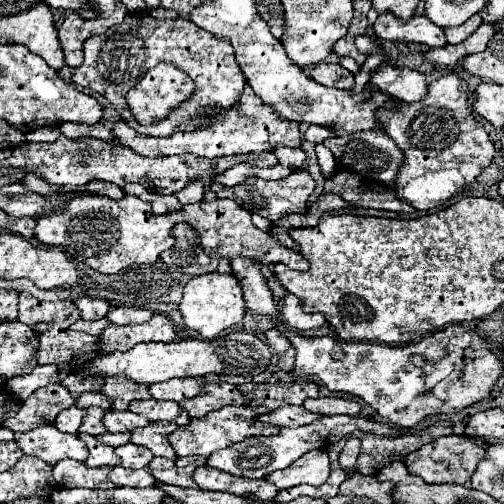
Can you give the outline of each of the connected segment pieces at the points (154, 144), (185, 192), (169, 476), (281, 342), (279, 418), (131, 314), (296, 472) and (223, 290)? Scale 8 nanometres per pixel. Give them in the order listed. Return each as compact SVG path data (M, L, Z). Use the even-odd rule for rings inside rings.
M251 86L243 88L235 106L231 106L229 110L227 108L219 110L215 114L213 114L213 118L209 118L209 114L207 114L207 120L203 120L203 128L177 130L165 138L153 138L153 136L137 134L125 120L115 120L111 130L123 146L129 146L137 154L143 154L143 156L195 154L195 156L205 156L205 158L221 158L221 156L233 156L233 154L273 152L277 146L289 146L289 148L301 146L299 124L279 118L279 114L269 104L263 104L259 100L259 96L253 92ZM239 108L241 108L241 112L239 112Z
M193 182L187 184L183 190L173 194L181 204L189 204L189 202L201 202L203 200L203 184L201 182Z
M185 466L185 468L171 468L171 470L153 470L155 480L161 480L165 484L173 484L173 486L197 486L193 482L193 466Z
M277 328L267 330L267 332L265 332L265 338L267 338L267 342L275 348L275 352L279 352L279 354L283 354L283 352L289 348L289 340L287 340Z
M281 406L271 414L259 416L259 420L275 424L275 426L289 426L289 428L297 428L303 424L309 424L313 420L321 418L319 414L311 414L307 412L303 406Z
M119 306L119 308L111 308L107 318L113 324L141 324L145 320L149 320L153 316L153 312L149 310L141 310L141 308L131 308L131 306Z
M325 450L307 452L305 456L295 460L295 464L291 464L289 468L277 470L267 476L267 480L271 480L271 484L275 484L279 490L293 488L299 484L321 486L327 478L329 478L329 458Z
M233 274L195 276L183 288L183 300L179 304L179 312L181 312L187 328L197 330L201 334L201 338L205 338L205 340L211 340L243 318L245 300L243 300L241 286Z

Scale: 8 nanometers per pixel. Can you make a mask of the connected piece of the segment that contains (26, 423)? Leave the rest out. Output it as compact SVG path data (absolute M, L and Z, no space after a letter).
M53 382L49 386L37 388L33 396L29 396L17 416L3 420L1 426L13 430L13 432L31 432L39 426L53 424L57 414L73 406L73 398L69 390L61 382Z

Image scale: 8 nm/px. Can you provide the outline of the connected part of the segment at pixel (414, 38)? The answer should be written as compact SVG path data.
M383 12L377 16L373 30L379 40L393 40L393 42L417 42L429 48L439 48L447 44L447 38L441 28L437 28L427 16L411 16L407 22L393 12Z

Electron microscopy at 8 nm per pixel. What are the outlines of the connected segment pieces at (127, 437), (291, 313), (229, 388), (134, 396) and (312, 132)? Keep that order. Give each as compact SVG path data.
M105 432L103 436L97 436L97 440L109 444L109 446L113 446L113 448L117 448L117 446L121 446L121 444L131 442L131 432L125 432L125 434L123 434L123 432L121 432L121 434L109 434L109 432Z
M287 294L283 300L283 318L285 318L287 326L297 332L305 332L305 330L319 328L325 324L325 316L303 312L297 296L293 296L293 294Z
M213 382L205 384L205 392L193 400L183 400L179 406L189 412L191 418L203 418L209 412L223 408L223 406L241 406L243 394L237 390L237 386L227 382Z
M113 378L113 380L105 380L105 386L101 388L101 394L109 396L113 402L113 410L129 410L129 404L133 400L143 400L149 398L147 386L137 384L133 380L125 380L125 378Z
M313 124L313 126L309 126L309 130L305 132L303 138L309 140L309 142L323 142L323 140L327 140L327 138L331 138L331 136L337 136L337 130Z

